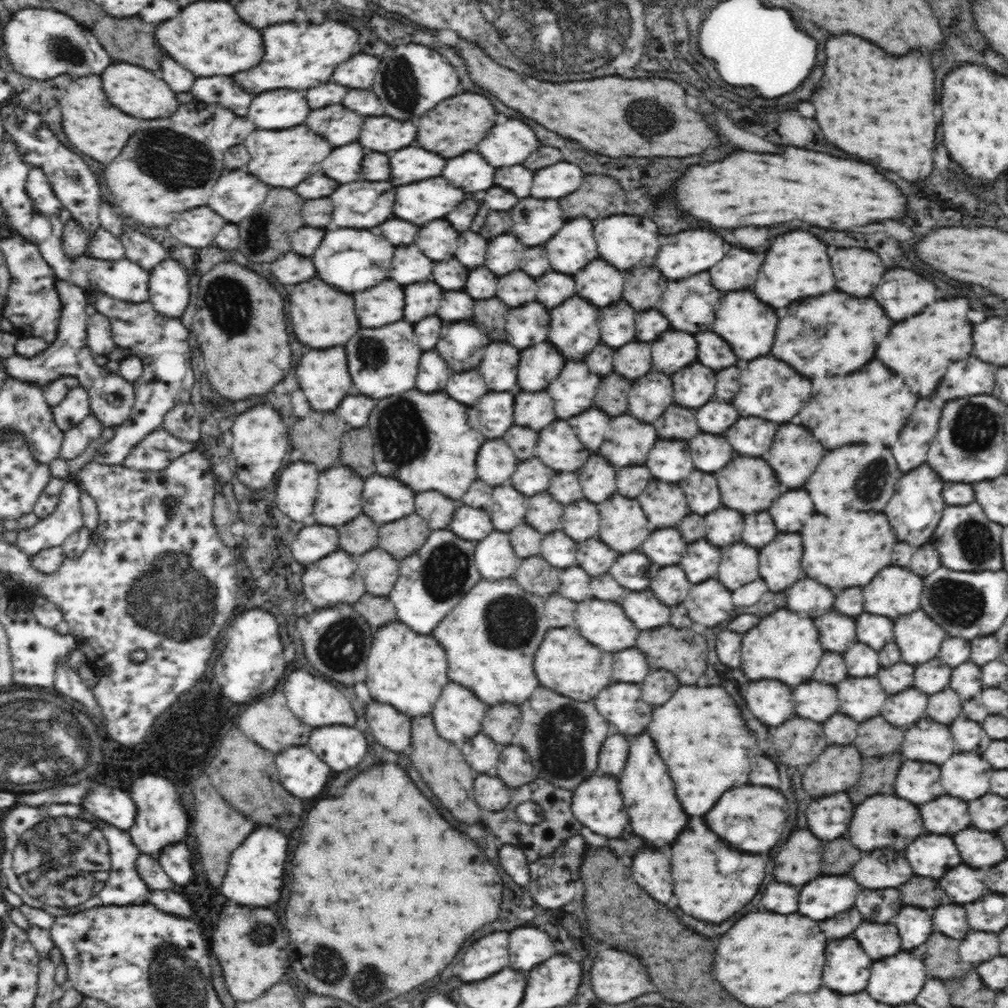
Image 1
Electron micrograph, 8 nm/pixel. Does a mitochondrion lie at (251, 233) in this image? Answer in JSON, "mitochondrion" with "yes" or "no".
{"mitochondrion":"yes"}

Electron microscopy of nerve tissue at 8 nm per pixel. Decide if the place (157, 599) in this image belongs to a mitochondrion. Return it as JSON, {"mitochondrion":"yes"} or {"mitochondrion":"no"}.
{"mitochondrion":"yes"}

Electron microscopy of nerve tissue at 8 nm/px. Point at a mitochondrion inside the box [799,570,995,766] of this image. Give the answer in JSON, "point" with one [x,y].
{"point":[959,604]}

